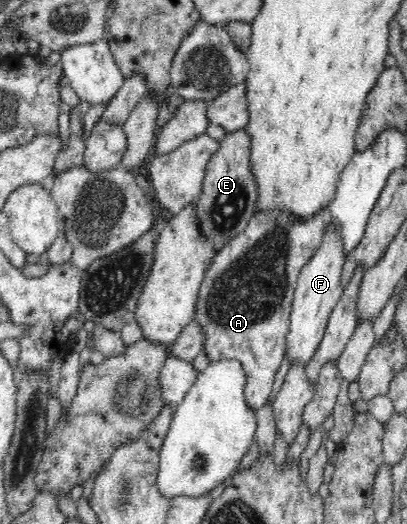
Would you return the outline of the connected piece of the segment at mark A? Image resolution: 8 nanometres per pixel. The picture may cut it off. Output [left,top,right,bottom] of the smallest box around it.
[195,211,328,410]

